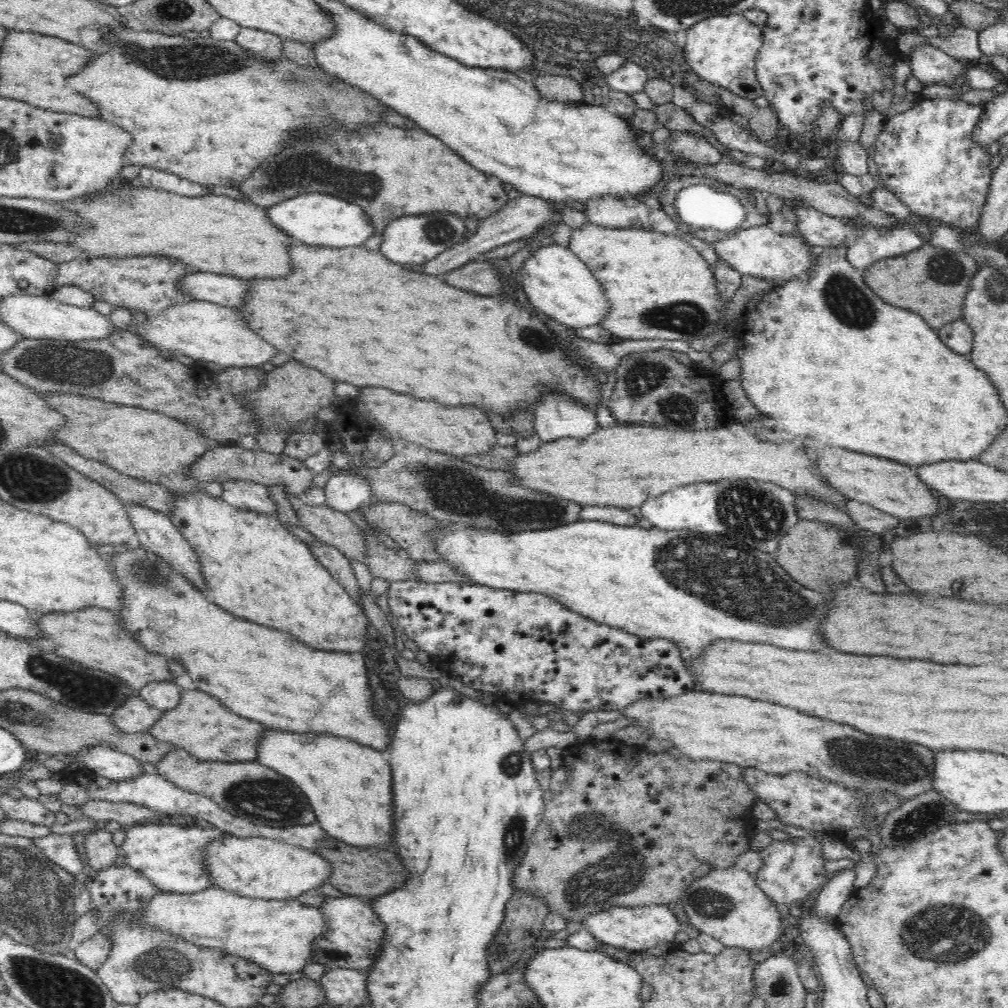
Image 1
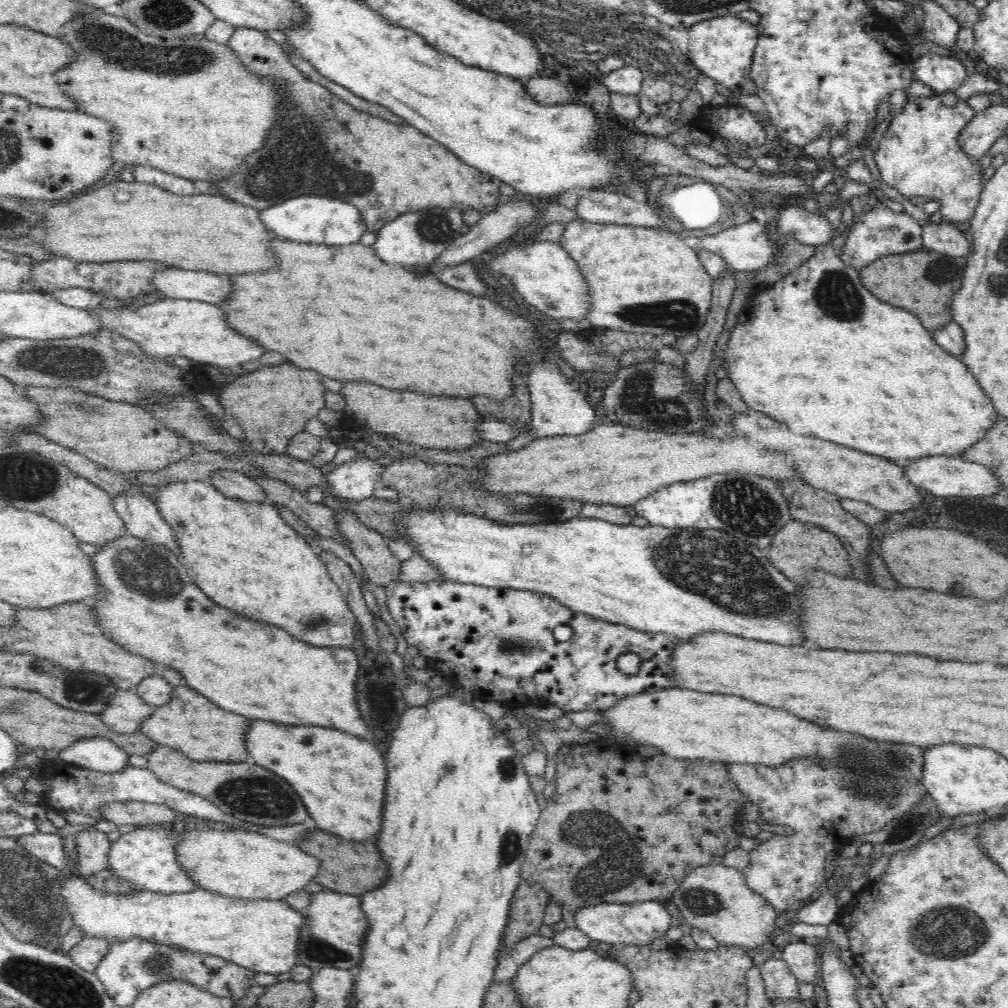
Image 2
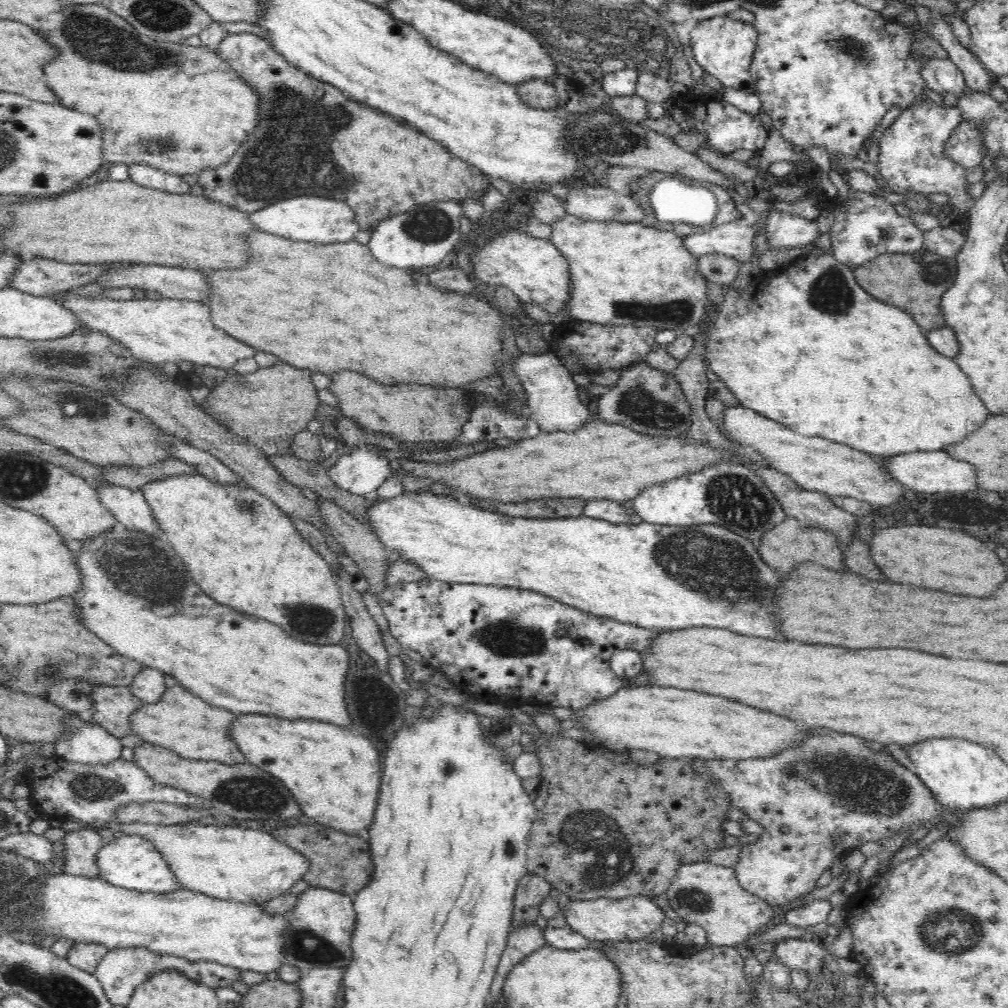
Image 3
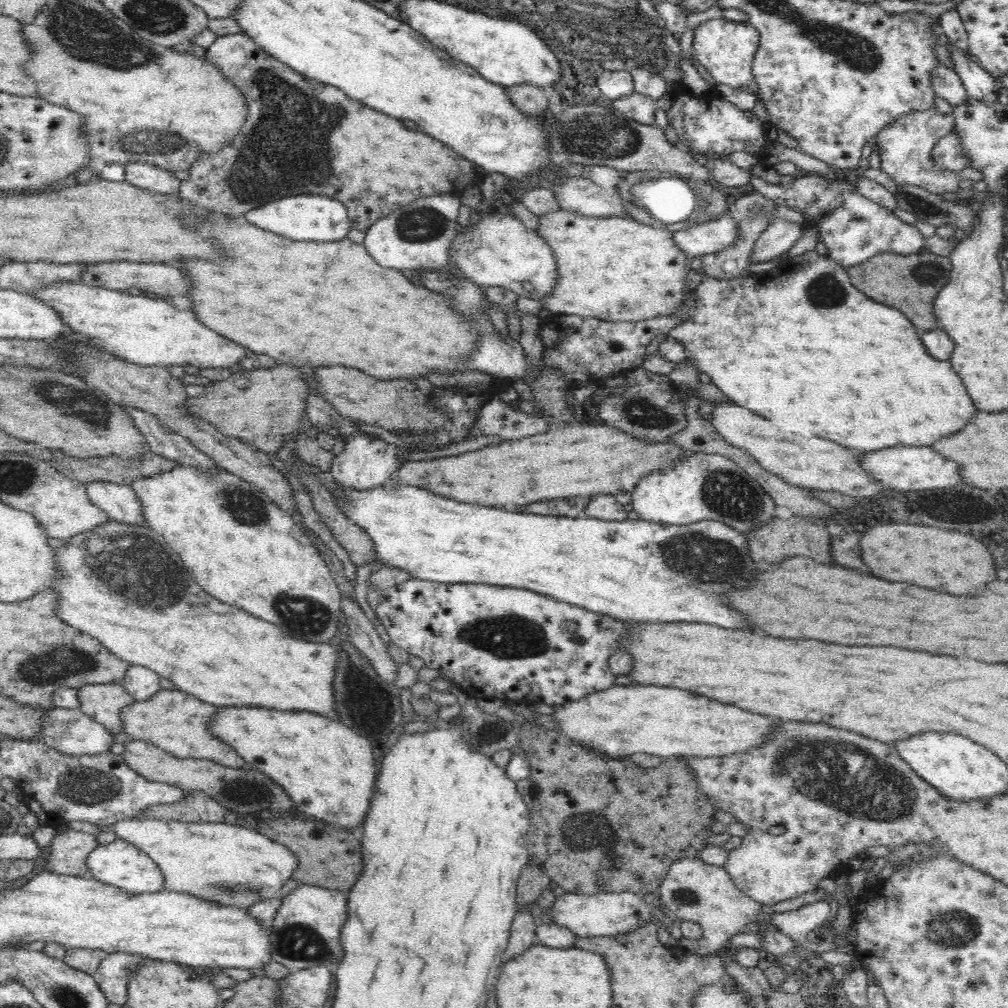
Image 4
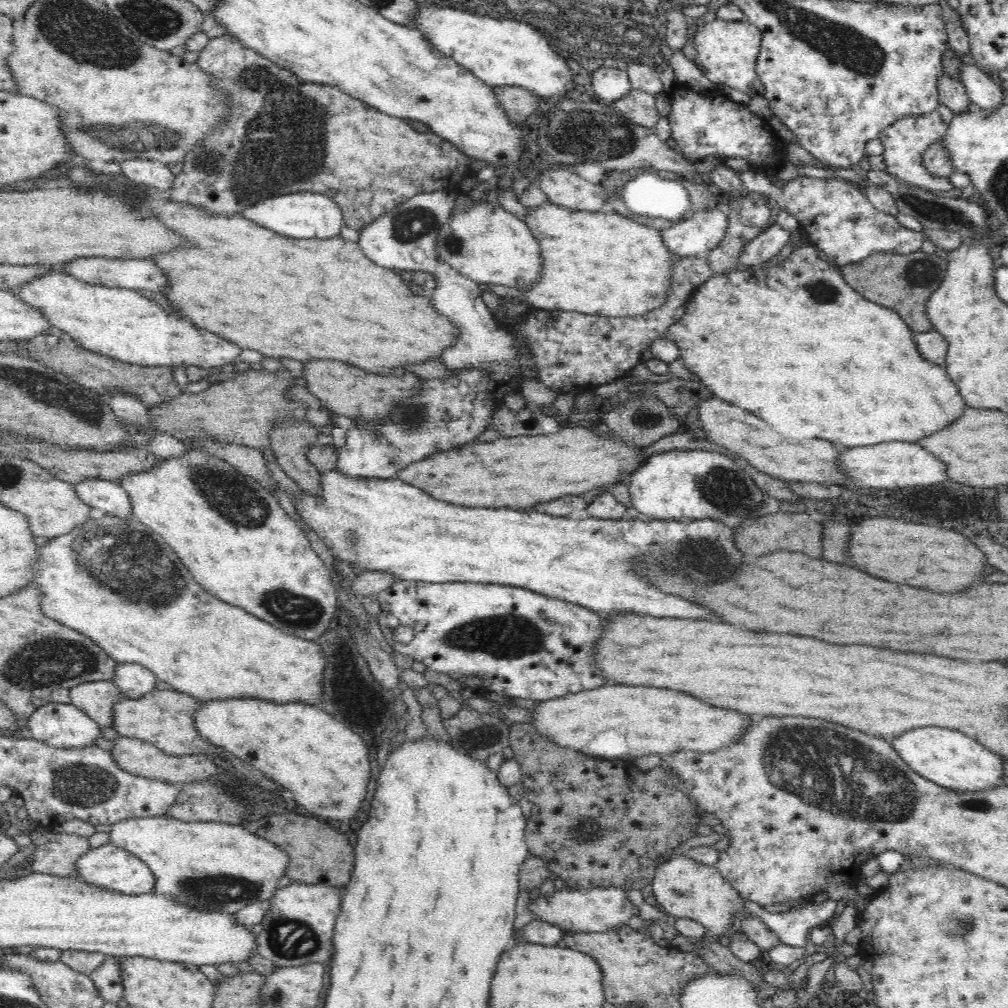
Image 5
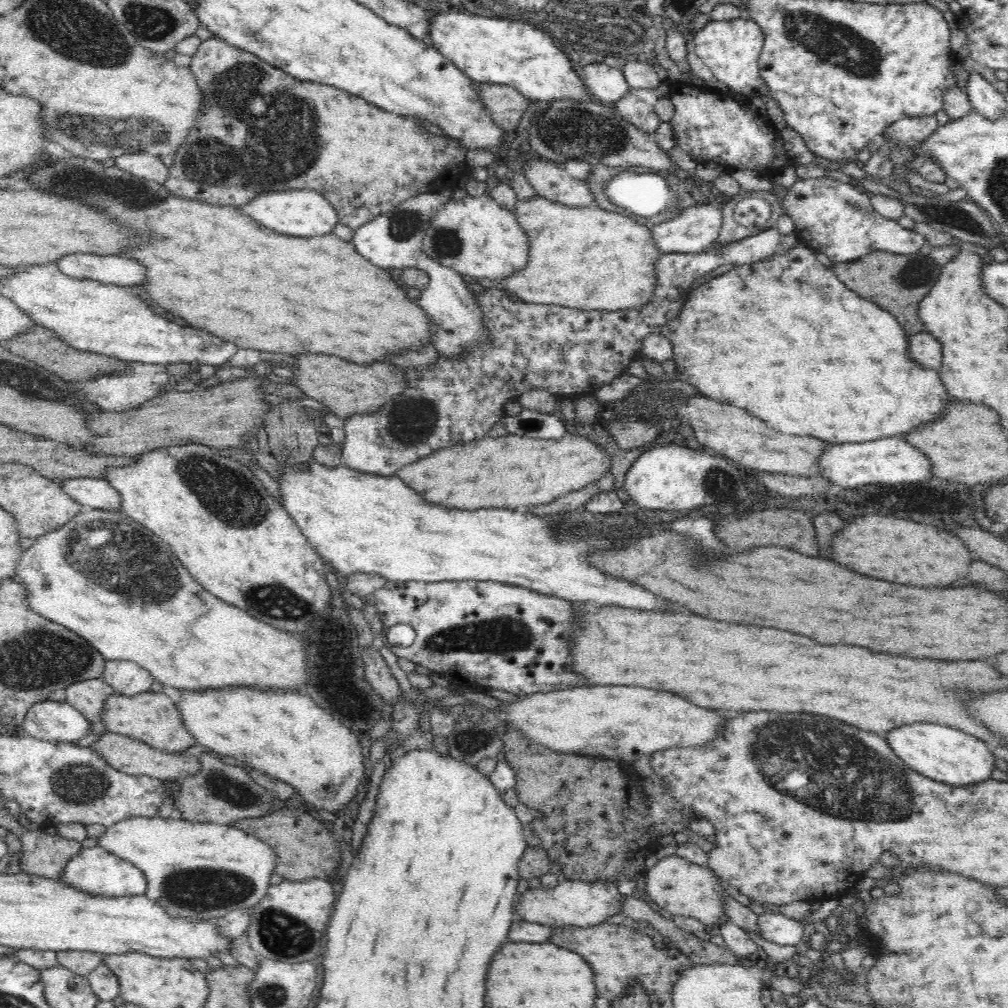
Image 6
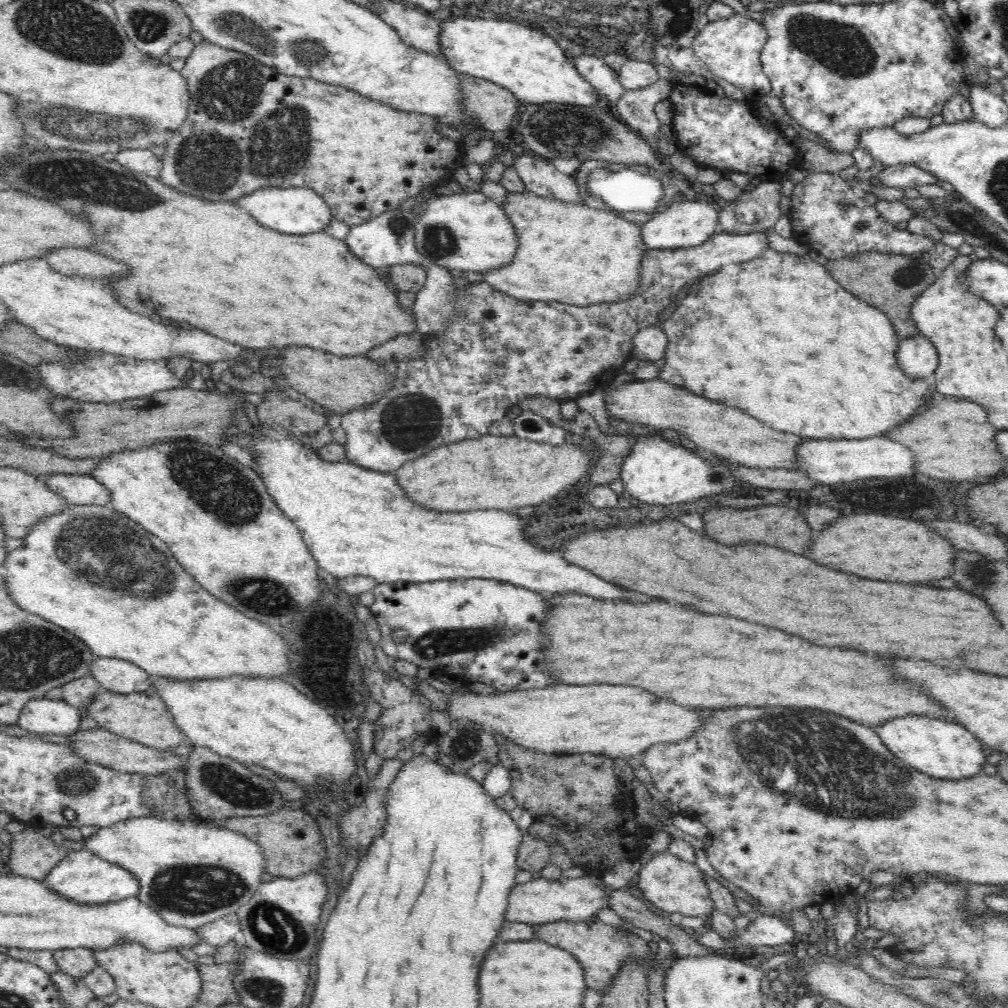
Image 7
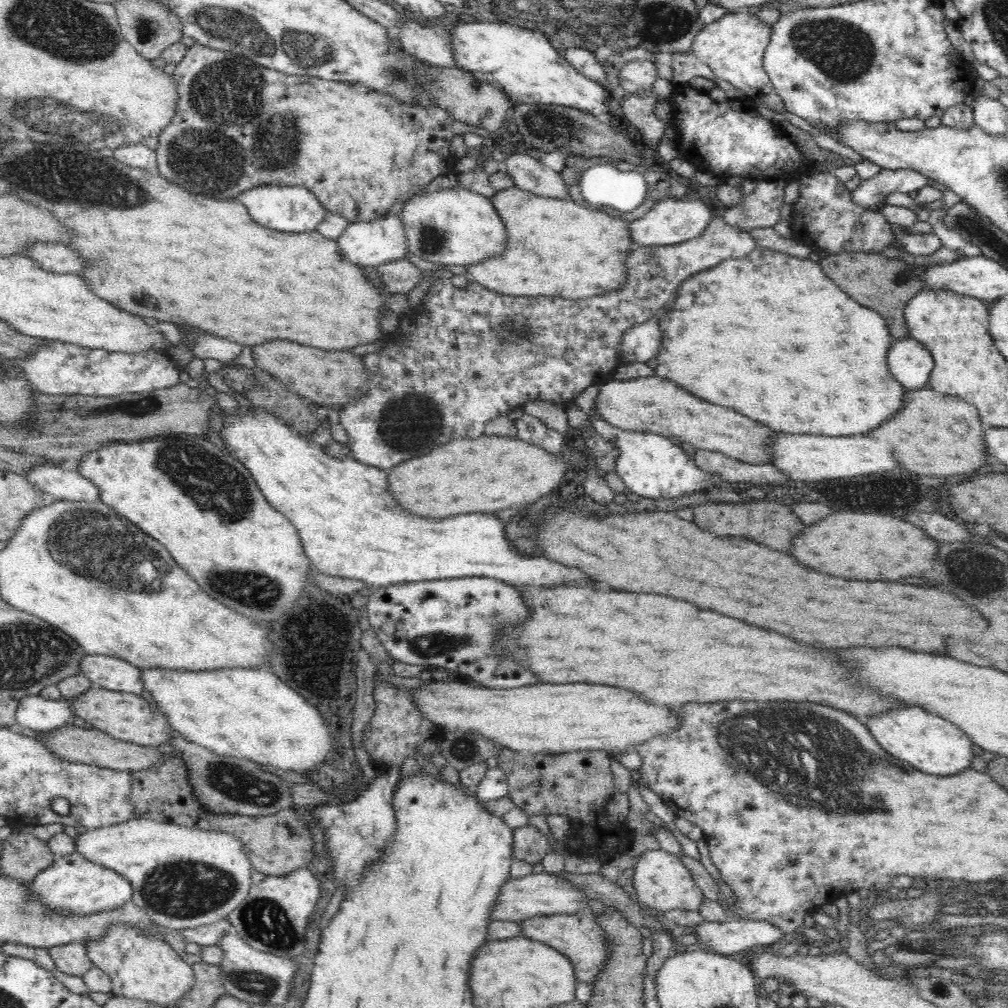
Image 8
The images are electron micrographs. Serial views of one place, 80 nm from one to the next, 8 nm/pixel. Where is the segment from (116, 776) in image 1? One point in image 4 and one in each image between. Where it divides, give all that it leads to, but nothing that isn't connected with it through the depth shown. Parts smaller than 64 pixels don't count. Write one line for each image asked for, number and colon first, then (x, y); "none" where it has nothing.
2: (99, 754)
3: (85, 743)
4: (73, 733)

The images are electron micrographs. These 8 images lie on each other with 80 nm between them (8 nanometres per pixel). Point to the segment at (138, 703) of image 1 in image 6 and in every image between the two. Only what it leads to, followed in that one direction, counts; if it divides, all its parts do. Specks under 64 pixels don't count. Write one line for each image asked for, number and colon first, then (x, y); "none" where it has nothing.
2: (126, 712)
3: (113, 707)
4: (104, 703)
5: (97, 699)
6: (89, 697)

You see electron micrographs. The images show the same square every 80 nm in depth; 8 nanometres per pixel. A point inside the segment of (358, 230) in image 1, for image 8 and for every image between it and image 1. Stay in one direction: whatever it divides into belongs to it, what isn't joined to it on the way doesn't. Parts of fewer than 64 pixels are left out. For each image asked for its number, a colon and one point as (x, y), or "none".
2: (310, 219)
3: (325, 221)
4: (311, 217)
5: (302, 216)
6: (296, 213)
7: (300, 211)
8: (291, 209)

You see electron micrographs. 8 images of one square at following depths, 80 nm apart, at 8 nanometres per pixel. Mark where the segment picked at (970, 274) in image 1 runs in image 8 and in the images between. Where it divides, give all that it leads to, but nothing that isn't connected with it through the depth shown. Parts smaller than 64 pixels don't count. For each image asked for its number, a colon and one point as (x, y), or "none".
2: (924, 282)
3: (915, 282)
4: (910, 282)
5: (904, 283)
6: (898, 283)
7: (890, 282)
8: (883, 282)

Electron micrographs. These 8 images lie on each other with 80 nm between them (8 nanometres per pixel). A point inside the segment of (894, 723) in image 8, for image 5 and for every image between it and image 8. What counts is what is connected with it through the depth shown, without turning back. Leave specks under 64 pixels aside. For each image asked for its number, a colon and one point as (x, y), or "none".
5: (951, 760)
6: (945, 755)
7: (939, 749)

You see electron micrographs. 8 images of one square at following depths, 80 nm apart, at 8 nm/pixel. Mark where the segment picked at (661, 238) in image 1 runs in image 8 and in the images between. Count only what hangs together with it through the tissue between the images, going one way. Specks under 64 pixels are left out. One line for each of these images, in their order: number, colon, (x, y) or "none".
2: (644, 282)
3: (625, 274)
4: (611, 269)
5: (594, 263)
6: (586, 259)
7: (568, 252)
8: (555, 248)

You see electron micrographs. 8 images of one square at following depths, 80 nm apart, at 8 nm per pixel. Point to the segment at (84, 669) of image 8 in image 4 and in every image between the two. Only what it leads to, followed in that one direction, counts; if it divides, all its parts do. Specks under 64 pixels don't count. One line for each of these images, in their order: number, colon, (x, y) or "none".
4: (142, 683)
5: (135, 680)
6: (128, 679)
7: (119, 676)

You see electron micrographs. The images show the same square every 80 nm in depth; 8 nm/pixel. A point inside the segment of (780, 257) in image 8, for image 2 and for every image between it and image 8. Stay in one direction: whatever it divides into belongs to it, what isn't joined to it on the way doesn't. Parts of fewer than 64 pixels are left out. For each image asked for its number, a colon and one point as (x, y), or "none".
2: (817, 350)
3: (809, 347)
4: (799, 344)
5: (866, 382)
6: (829, 350)
7: (778, 327)

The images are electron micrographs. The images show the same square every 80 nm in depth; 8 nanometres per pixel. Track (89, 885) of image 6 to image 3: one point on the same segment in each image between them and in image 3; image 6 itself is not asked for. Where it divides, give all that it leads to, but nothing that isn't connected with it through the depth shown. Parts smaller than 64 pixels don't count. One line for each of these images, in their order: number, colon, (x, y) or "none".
3: (132, 861)
4: (121, 863)
5: (109, 865)

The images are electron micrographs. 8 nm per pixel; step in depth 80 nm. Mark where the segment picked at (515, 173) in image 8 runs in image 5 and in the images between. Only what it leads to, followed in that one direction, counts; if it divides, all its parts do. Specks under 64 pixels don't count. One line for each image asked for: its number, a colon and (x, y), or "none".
5: (567, 189)
6: (553, 183)
7: (539, 176)

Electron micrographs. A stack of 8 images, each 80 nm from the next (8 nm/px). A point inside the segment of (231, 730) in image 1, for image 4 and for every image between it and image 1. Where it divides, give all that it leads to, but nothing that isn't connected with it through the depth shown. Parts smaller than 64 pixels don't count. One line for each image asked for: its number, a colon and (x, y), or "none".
2: (190, 722)
3: (182, 721)
4: (179, 723)

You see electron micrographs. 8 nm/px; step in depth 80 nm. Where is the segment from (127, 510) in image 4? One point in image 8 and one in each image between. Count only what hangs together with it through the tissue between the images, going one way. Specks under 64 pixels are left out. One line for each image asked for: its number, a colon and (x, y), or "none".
5: (112, 497)
6: (98, 493)
7: (77, 489)
8: (57, 483)

